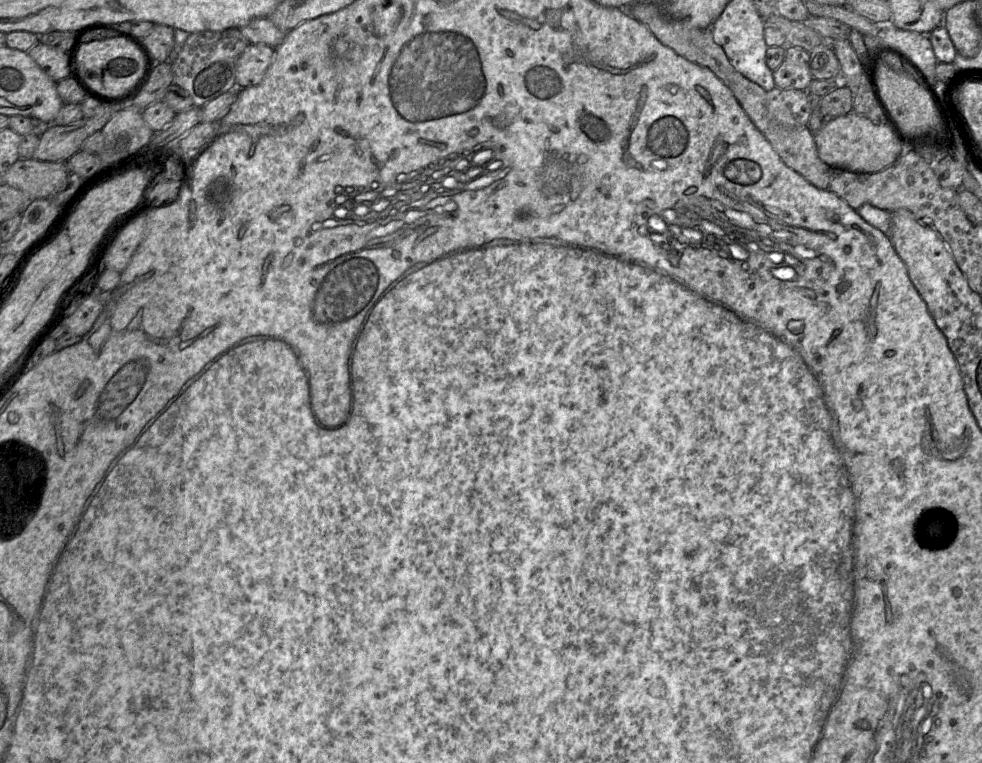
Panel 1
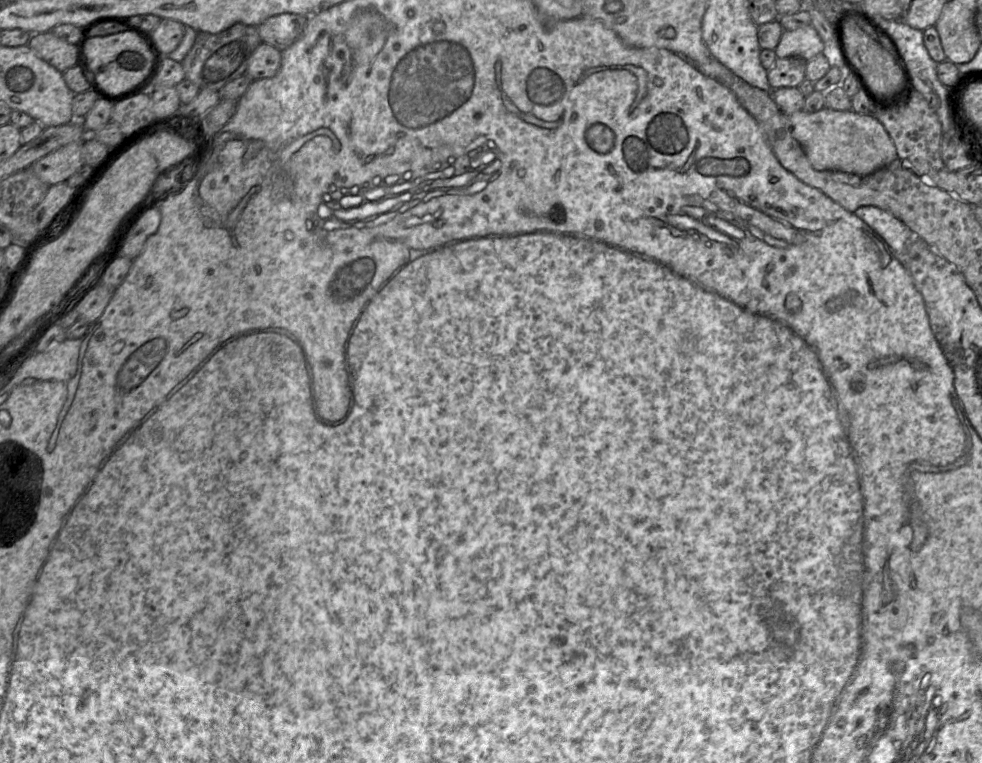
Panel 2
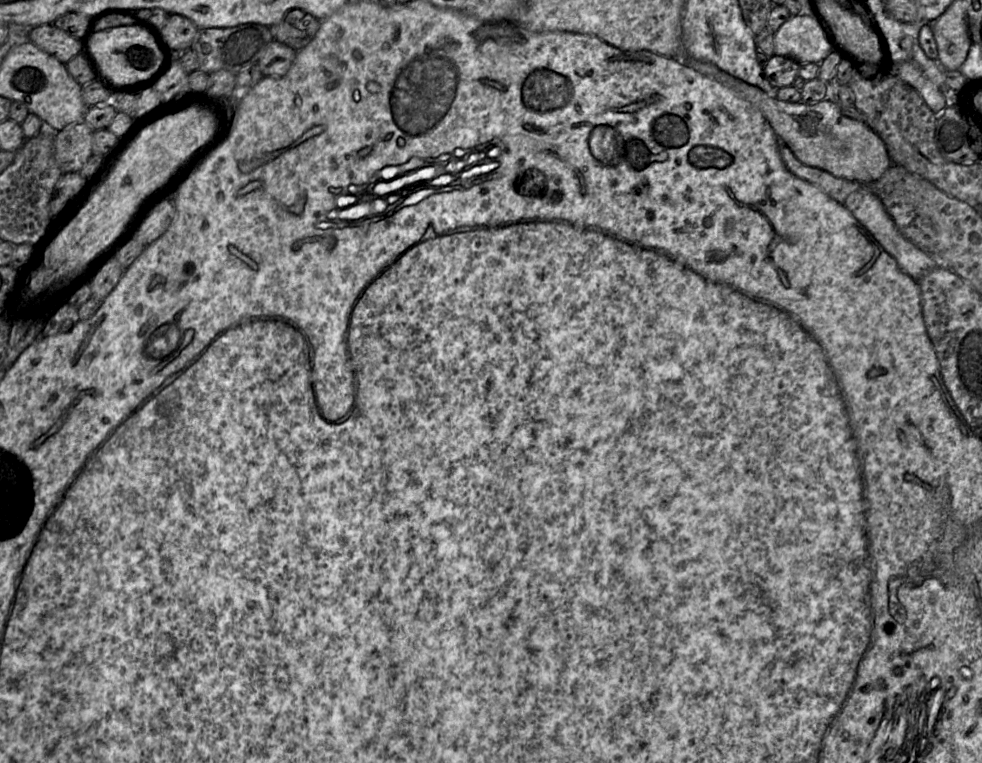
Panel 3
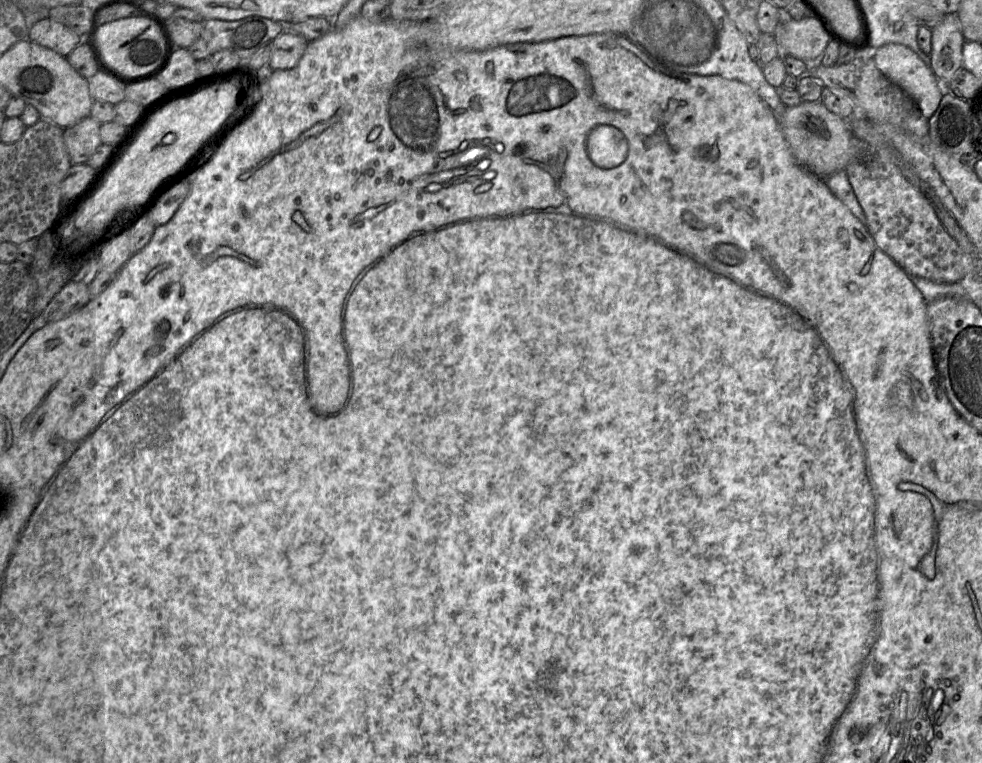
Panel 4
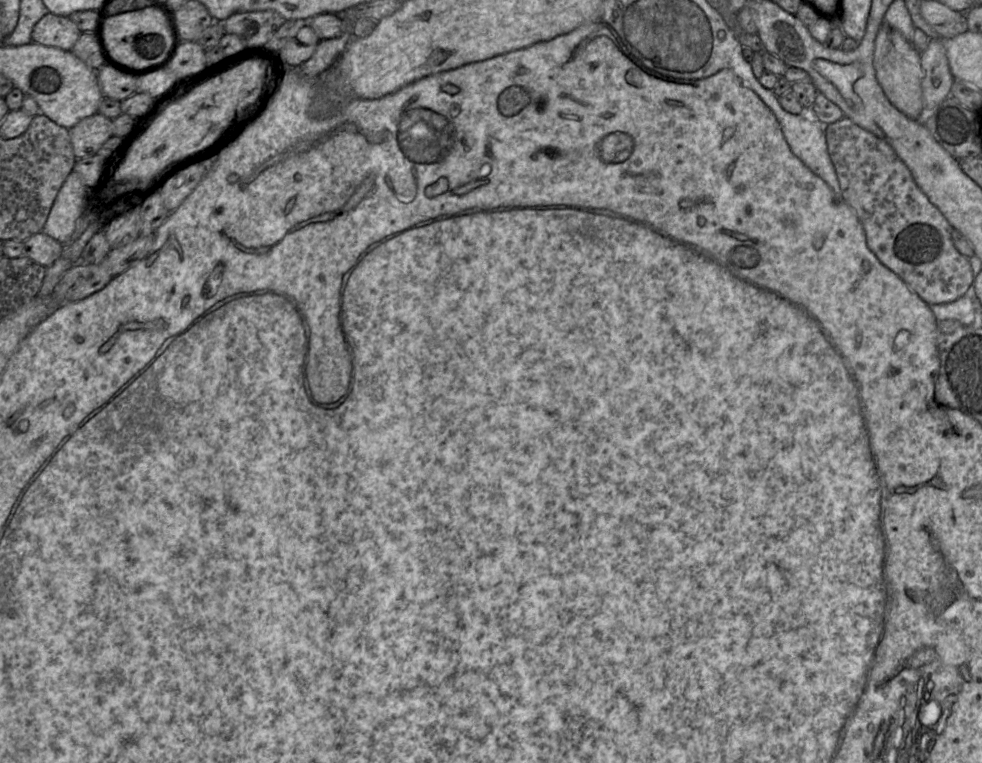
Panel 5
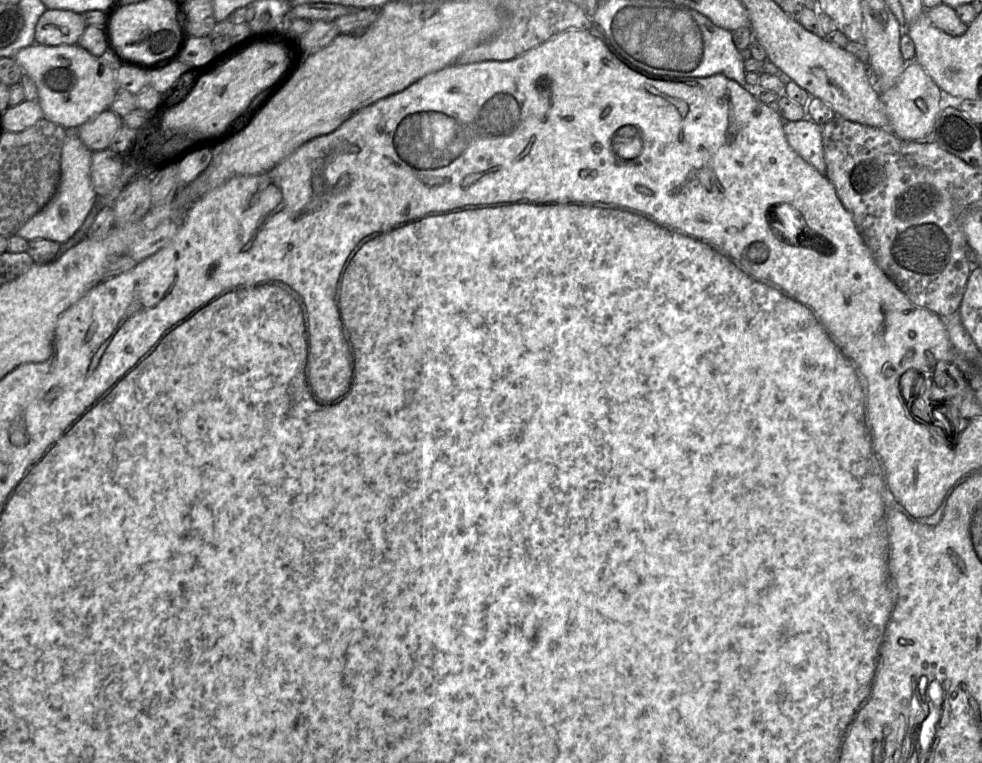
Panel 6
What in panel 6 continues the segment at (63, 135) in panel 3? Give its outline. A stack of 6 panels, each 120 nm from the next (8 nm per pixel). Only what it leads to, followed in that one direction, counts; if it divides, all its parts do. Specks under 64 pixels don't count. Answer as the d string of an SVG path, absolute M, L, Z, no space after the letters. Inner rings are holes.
M105 110L80 126L76 132L83 144L94 152L108 149L122 125L122 117L112 110Z

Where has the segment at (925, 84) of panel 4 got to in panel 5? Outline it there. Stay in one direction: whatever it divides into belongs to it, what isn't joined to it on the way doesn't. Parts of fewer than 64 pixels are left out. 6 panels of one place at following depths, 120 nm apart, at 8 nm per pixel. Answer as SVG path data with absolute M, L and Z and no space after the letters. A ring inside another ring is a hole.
M882 23L874 43L873 67L876 79L886 97L899 111L910 119L922 120L922 81L924 72L920 62L921 53L896 29Z

